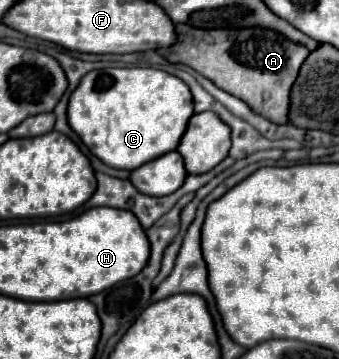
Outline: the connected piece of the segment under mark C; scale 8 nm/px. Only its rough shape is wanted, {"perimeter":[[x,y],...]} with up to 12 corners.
{"perimeter":[[105,68],[69,98],[69,126],[107,166],[179,146],[189,86]]}

